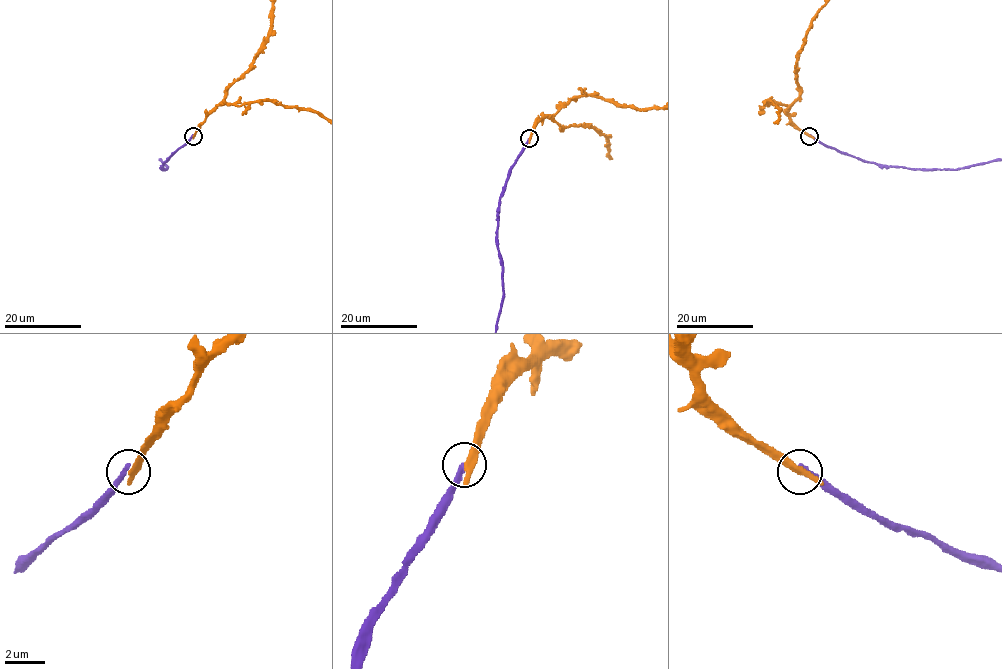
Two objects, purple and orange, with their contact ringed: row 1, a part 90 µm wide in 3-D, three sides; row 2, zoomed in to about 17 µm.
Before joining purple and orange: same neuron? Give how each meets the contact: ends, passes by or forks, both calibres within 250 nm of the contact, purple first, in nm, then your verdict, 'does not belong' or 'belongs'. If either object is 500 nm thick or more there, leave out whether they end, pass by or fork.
purple ends there; orange passes by; 280 nm thick on the purple side, 300 nm on the other; does not belong

